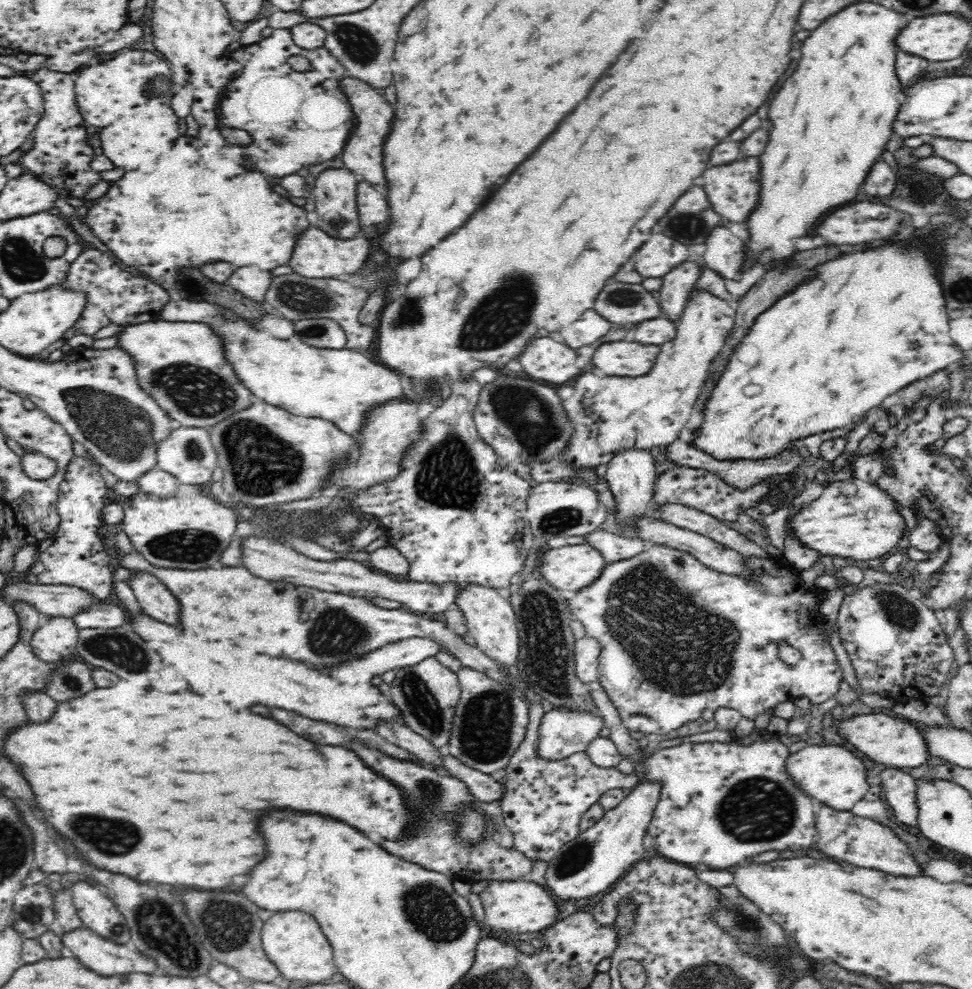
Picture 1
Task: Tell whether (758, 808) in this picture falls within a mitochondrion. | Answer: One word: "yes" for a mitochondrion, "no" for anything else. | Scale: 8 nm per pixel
yes

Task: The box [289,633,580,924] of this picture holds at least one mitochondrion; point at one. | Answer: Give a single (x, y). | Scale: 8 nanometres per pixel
(485, 723)

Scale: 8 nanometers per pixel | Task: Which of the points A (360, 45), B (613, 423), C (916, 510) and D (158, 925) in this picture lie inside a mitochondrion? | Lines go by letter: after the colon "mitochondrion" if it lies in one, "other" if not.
A: mitochondrion
B: other
C: other
D: mitochondrion

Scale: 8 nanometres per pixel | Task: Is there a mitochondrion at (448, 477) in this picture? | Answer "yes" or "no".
yes

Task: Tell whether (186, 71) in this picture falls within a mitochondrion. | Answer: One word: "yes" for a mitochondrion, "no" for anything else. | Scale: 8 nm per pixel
yes

